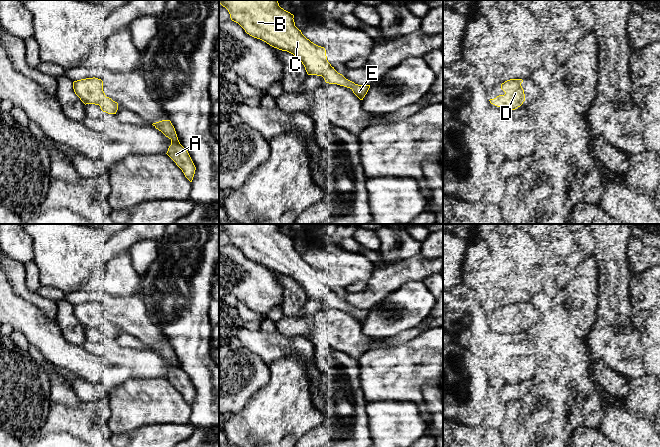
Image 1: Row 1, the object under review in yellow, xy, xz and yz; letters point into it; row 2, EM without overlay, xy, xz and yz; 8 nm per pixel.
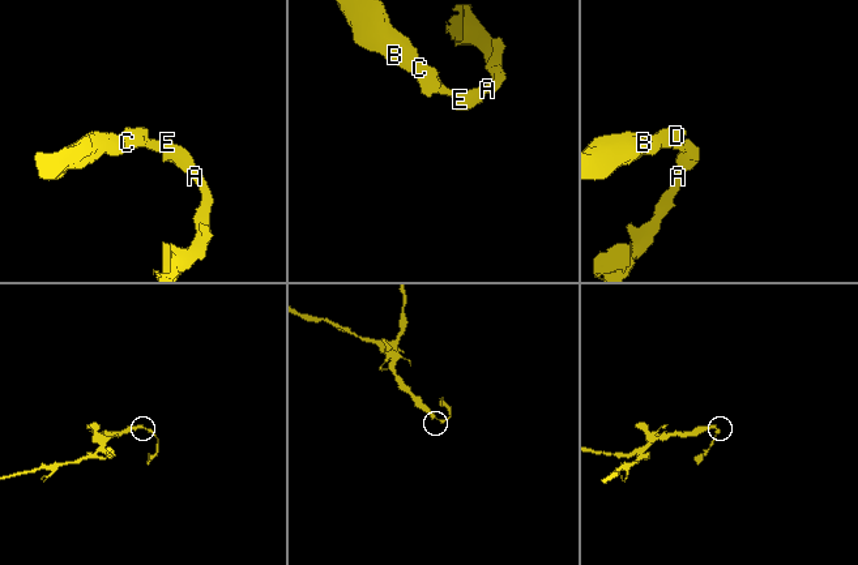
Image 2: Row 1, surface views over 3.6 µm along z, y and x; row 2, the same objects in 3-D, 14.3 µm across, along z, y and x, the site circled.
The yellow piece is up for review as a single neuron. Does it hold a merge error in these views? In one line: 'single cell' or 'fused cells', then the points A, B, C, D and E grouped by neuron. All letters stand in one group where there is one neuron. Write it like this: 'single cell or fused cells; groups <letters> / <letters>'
single cell; groups A B C D E

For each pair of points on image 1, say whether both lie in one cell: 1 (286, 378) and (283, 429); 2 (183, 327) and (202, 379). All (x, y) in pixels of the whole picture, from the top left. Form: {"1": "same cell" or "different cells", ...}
{"1": "same cell", "2": "same cell"}

